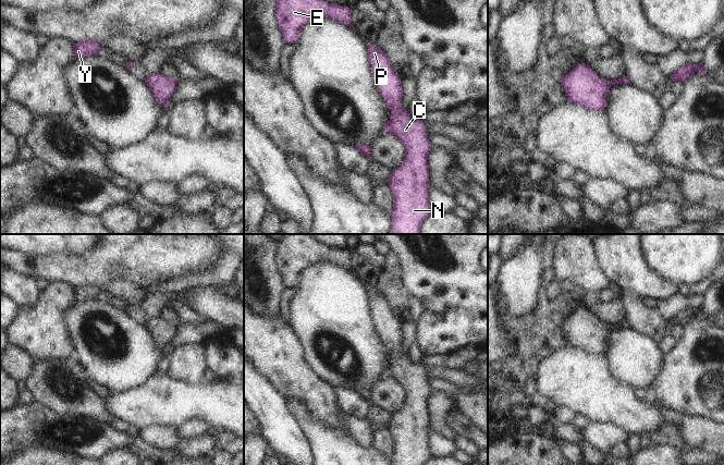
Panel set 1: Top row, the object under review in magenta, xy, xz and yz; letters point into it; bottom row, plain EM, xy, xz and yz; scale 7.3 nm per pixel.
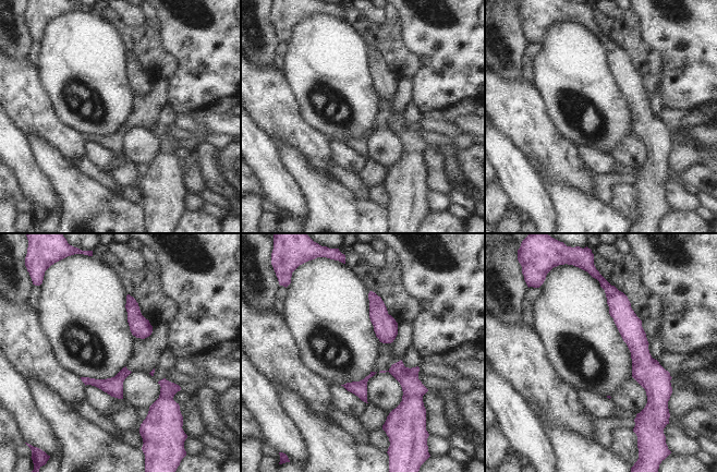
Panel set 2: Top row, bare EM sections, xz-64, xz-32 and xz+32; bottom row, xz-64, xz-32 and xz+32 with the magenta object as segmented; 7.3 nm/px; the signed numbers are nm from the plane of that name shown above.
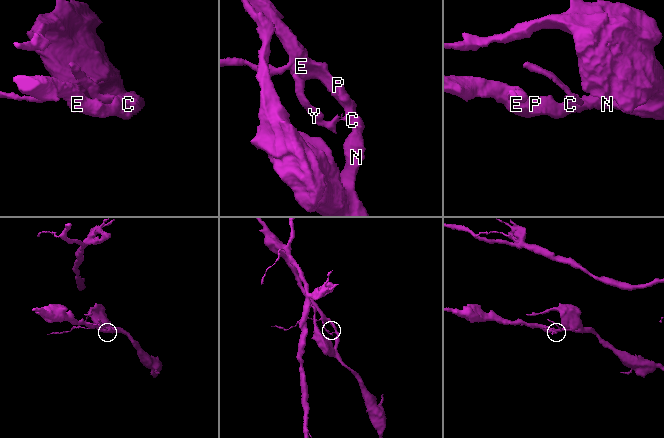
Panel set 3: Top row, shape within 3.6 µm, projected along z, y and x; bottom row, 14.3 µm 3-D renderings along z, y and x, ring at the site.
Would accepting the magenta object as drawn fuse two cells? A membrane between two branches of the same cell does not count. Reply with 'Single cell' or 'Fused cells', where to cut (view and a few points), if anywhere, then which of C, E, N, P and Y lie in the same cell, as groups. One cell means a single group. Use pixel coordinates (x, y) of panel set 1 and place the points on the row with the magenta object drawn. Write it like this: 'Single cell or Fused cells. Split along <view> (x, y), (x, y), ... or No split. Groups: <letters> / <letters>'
Fused cells. Split along xz (388, 122), (390, 131). Groups: C E N P / Y

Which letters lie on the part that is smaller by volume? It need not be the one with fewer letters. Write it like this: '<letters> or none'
Y

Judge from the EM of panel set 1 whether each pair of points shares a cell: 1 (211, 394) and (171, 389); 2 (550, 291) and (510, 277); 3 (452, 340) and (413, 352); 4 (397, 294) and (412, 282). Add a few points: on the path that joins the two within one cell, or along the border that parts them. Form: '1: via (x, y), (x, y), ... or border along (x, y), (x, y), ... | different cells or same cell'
1: via (201, 394), (181, 394) | same cell
2: border along (542, 262), (544, 274), (538, 291), (538, 301) | different cells
3: border along (416, 341), (422, 354) | different cells
4: border along (399, 268), (401, 277) | different cells

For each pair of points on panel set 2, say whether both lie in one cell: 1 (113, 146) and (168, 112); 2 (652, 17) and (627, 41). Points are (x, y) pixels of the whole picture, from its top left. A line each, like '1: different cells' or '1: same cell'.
1: different cells
2: different cells

